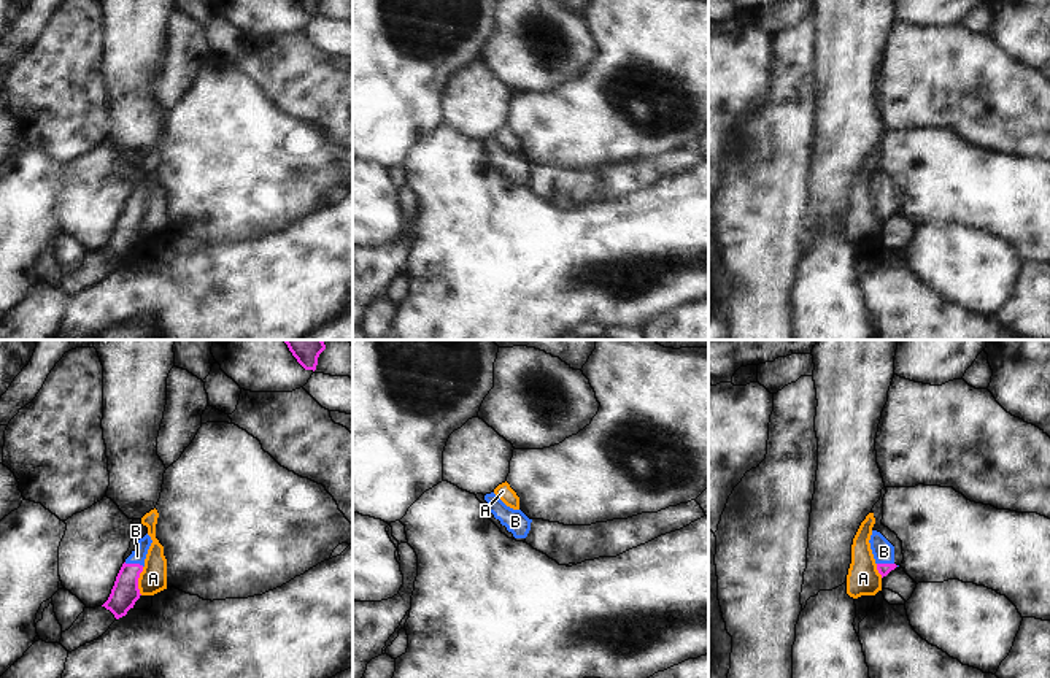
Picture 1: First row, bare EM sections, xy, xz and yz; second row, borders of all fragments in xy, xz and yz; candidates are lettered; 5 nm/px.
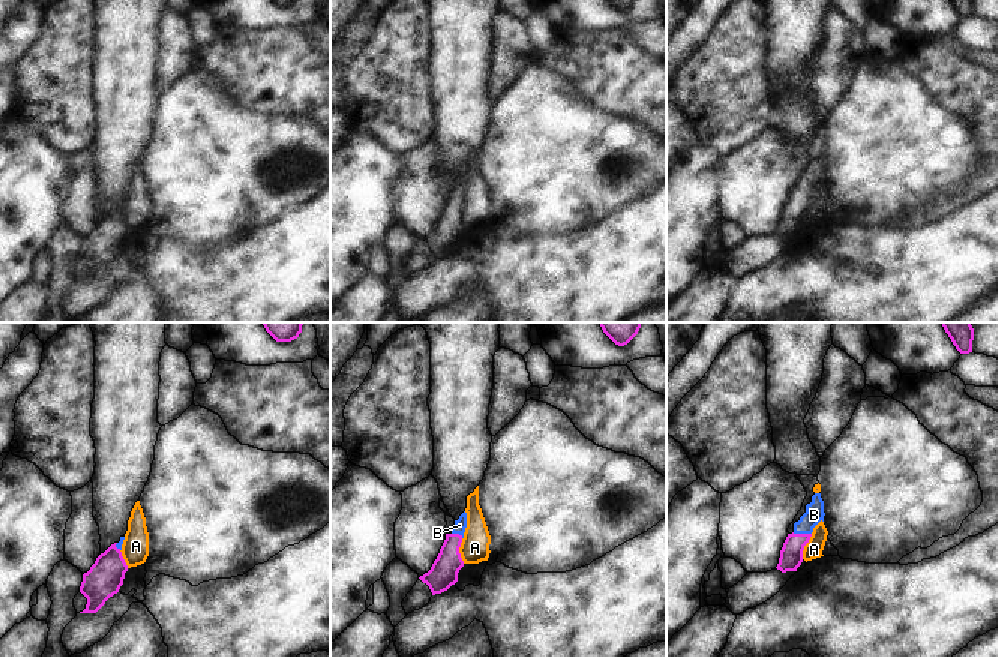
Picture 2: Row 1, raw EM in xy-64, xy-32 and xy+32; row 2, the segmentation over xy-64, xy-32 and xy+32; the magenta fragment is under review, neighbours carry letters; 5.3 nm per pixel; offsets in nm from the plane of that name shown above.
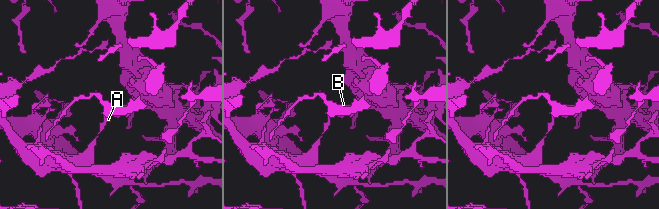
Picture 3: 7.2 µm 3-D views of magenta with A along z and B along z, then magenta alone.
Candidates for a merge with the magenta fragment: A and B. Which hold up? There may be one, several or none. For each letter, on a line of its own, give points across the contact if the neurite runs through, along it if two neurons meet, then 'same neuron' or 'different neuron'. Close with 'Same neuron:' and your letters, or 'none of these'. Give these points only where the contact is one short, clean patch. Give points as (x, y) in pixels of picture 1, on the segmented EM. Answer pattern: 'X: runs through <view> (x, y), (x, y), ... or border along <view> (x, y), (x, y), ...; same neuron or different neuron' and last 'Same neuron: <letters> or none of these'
A: border along xy (143, 567), (138, 577), (140, 594); different neuron
B: runs through xy (124, 594), (127, 575), (134, 564), (137, 556); same neuron
Same neuron: B

